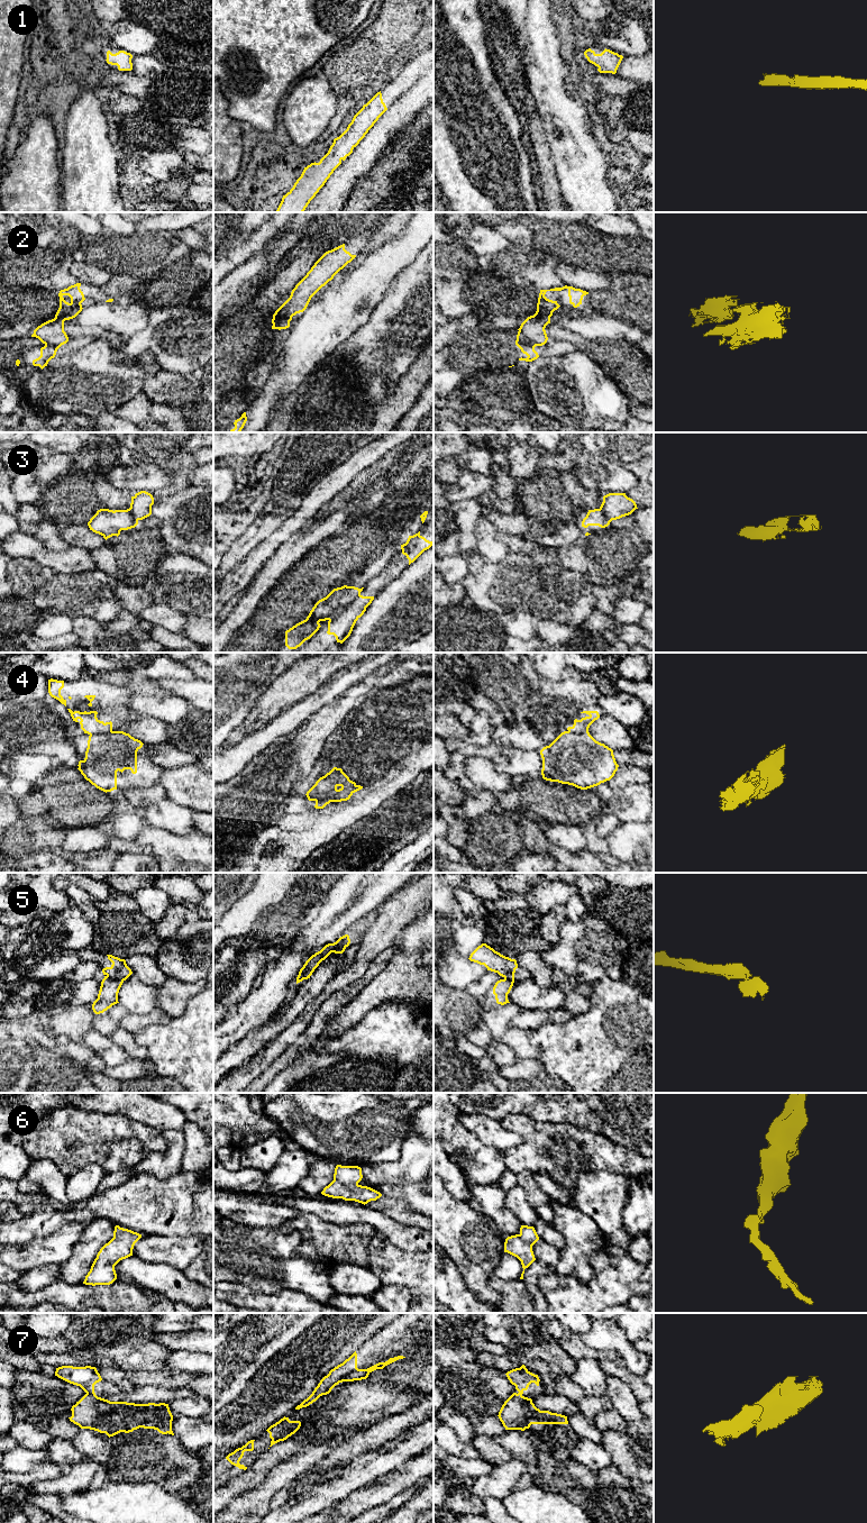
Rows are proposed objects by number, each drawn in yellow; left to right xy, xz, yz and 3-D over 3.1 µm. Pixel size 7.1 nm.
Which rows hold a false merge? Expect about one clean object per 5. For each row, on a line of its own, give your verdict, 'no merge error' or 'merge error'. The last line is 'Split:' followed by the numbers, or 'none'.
1: no merge error
2: merge error
3: merge error
4: merge error
5: merge error
6: no merge error
7: merge error
Split: 2, 3, 4, 5, 7

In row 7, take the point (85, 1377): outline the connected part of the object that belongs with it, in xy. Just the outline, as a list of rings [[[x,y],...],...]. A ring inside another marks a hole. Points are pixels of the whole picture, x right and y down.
[[[62,1366],[56,1368],[55,1376],[58,1378],[80,1386],[86,1394],[95,1395],[94,1385],[102,1380],[95,1367],[73,1367]]]

